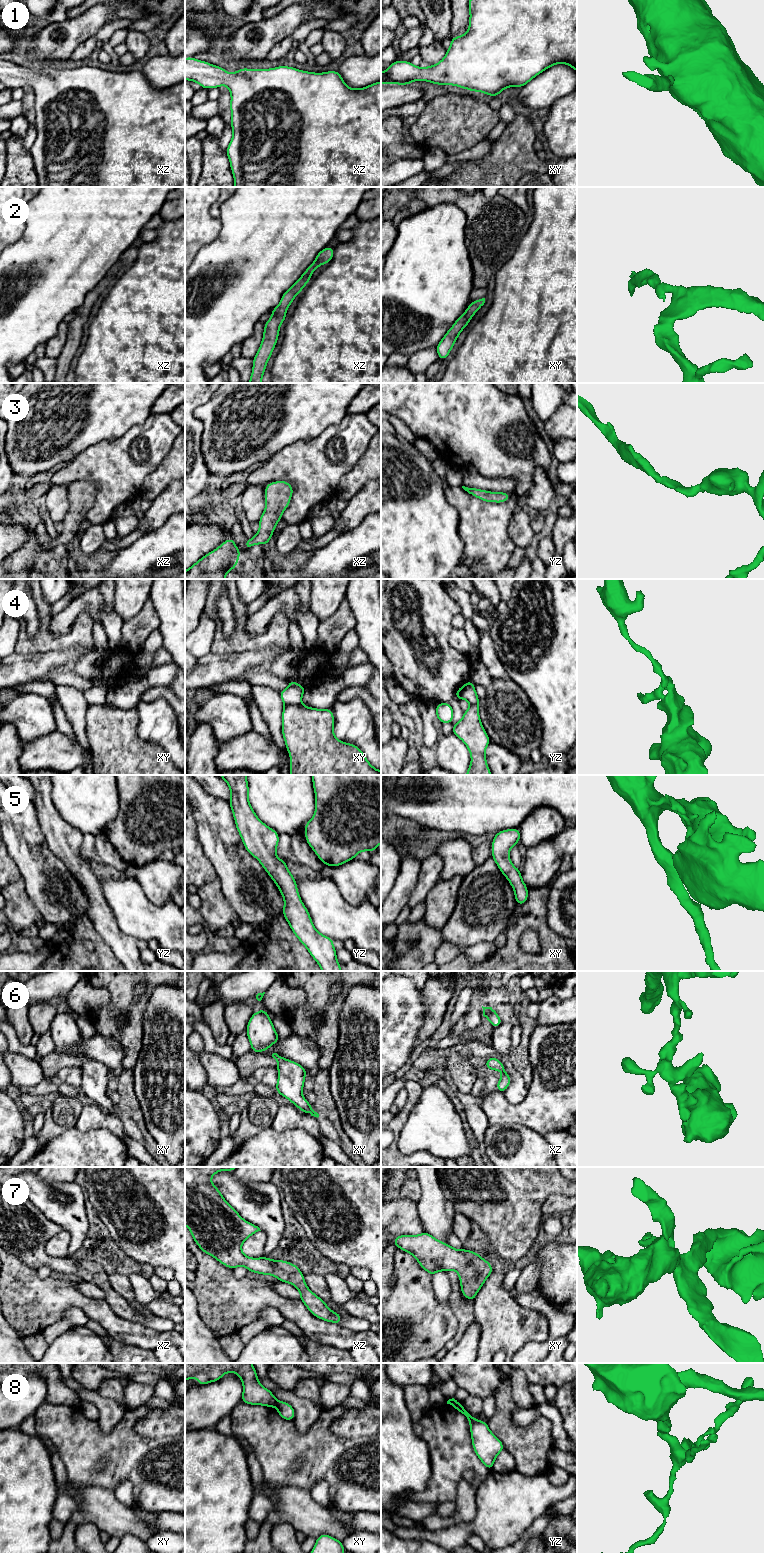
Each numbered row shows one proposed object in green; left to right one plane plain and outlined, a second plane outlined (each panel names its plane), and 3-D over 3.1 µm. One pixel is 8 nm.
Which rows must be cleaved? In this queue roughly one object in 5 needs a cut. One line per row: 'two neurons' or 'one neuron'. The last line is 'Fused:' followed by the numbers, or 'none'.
1: one neuron
2: one neuron
3: one neuron
4: two neurons
5: one neuron
6: one neuron
7: one neuron
8: two neurons
Fused: 4, 8

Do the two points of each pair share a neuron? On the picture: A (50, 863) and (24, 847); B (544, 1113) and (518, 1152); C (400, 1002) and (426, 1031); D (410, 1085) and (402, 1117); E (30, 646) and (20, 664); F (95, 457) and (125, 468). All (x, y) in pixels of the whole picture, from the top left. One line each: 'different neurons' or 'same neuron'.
A: same neuron
B: different neurons
C: different neurons
D: same neuron
E: different neurons
F: same neuron

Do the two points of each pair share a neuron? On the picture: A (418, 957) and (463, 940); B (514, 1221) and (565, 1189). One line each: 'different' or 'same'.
A: different
B: same

